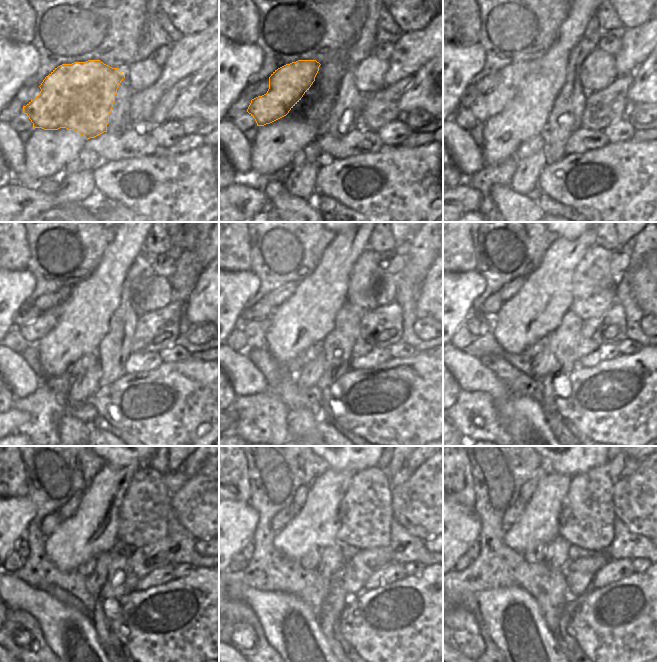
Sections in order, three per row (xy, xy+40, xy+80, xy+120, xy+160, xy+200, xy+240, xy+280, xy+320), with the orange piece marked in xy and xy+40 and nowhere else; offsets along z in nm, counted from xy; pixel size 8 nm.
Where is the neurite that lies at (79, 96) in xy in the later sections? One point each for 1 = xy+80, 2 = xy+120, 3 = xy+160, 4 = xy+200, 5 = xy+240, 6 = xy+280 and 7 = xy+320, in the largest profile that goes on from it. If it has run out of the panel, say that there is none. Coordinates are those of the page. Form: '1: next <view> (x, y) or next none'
1: next xy+80 (487, 105)
2: next xy+120 (32, 332)
3: next xy+160 (255, 330)
4: next xy+200 (473, 324)
5: next xy+240 (22, 546)
6: next xy+280 (248, 548)
7: next xy+320 (472, 552)

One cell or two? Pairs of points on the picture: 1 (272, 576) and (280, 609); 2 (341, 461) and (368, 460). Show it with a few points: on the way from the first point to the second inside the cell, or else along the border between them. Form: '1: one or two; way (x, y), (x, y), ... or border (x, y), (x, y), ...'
1: two; border (253, 587), (264, 591), (287, 591), (299, 597)
2: one; way (348, 460), (361, 460)

